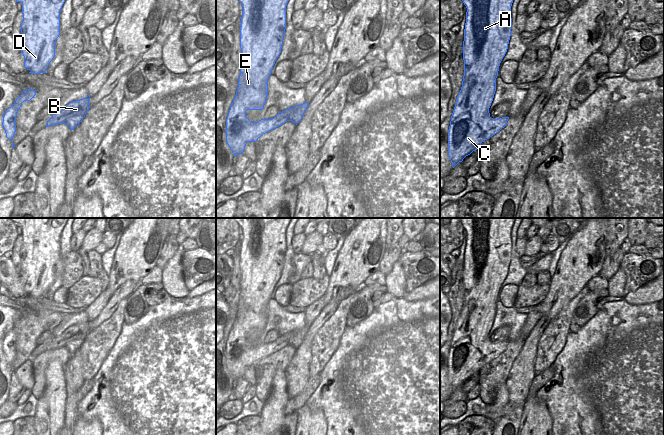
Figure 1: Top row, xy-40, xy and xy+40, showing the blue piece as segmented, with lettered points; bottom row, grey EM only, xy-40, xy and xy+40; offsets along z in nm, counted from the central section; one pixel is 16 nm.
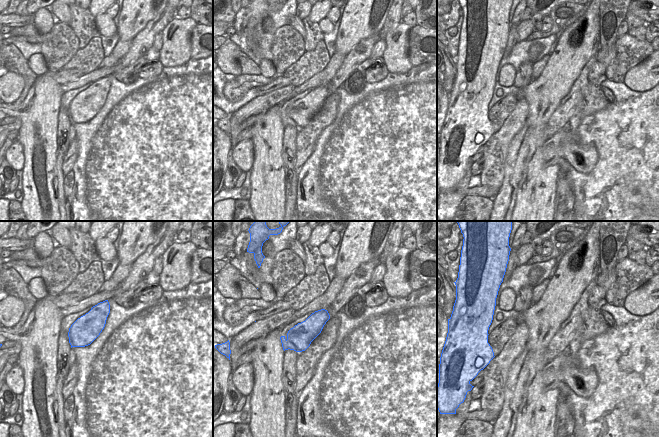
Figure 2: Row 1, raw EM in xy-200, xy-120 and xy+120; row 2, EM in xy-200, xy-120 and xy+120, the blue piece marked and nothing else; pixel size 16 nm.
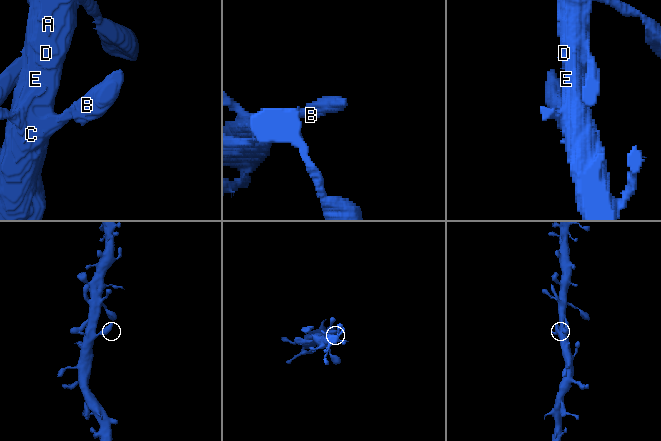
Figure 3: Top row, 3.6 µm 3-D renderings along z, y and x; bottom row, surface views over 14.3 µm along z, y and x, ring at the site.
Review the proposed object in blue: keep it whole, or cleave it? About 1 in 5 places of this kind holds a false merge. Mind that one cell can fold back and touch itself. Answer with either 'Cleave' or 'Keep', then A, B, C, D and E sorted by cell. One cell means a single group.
Keep. Groups: A B C D E

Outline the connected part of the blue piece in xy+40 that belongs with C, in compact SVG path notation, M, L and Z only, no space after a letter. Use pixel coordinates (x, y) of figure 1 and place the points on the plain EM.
M459 218L467 232L463 265L464 300L451 340L448 380L454 392L477 374L482 366L498 357L509 341L493 343L489 332L496 315L496 302L511 260L511 230L515 218Z

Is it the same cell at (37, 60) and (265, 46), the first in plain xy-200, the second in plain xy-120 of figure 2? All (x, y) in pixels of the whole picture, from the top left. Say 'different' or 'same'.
different

